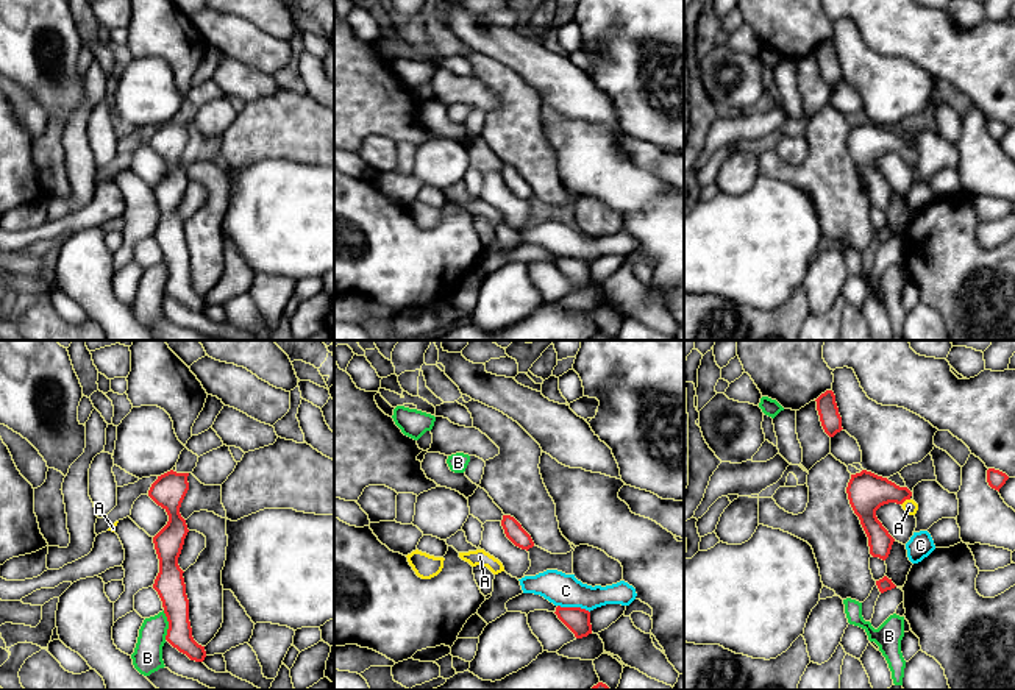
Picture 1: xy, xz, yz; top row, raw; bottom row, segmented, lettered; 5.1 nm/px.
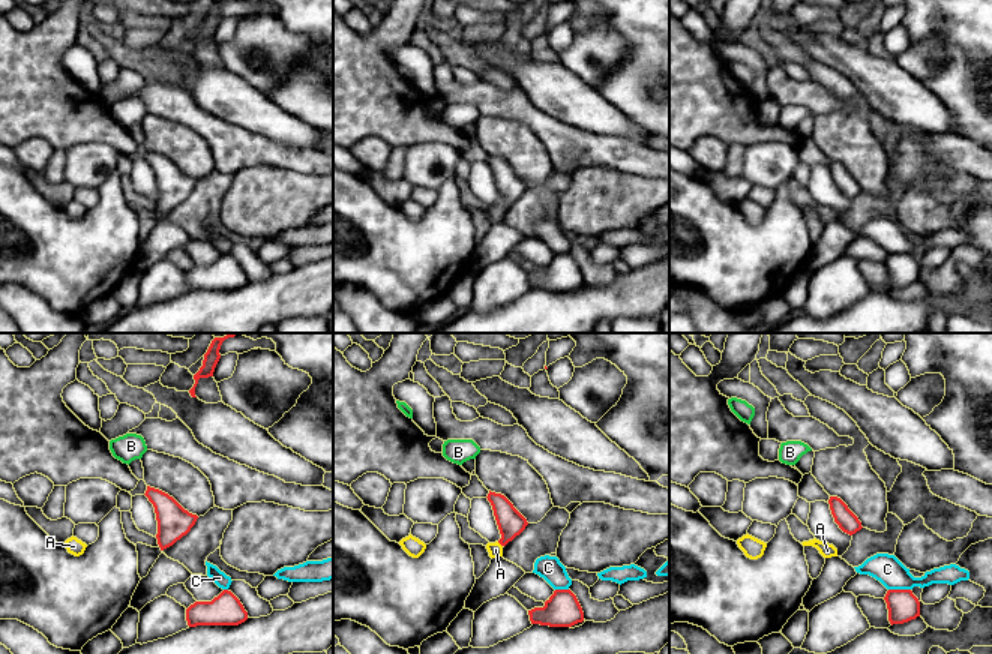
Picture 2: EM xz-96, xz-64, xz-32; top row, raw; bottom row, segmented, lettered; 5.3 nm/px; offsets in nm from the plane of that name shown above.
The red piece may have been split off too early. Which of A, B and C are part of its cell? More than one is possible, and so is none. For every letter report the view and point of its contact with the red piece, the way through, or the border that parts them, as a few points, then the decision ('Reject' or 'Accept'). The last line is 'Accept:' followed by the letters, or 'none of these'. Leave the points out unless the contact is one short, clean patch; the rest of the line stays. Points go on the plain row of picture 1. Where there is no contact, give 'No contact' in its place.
A: Touches red at yz (904, 150). Path across: yz (867, 142), (890, 142), (904, 150), (909, 156). Accept
B: Touches red at xy (169, 275). Boundary: xy (163, 261), (167, 270), (166, 289). Reject
C: Touches red at xz (573, 258). Reject
Accept: A

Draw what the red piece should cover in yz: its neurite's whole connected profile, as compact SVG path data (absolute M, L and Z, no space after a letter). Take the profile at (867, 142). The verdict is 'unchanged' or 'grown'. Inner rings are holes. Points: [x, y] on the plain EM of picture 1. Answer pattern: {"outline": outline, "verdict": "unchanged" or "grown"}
{"outline": "M862 120L851 125L846 137L849 155L859 167L868 187L870 205L885 211L890 205L895 189L876 167L876 161L889 153L901 155L909 165L915 165L918 155L910 148L907 137L899 137L887 128Z", "verdict": "grown"}

